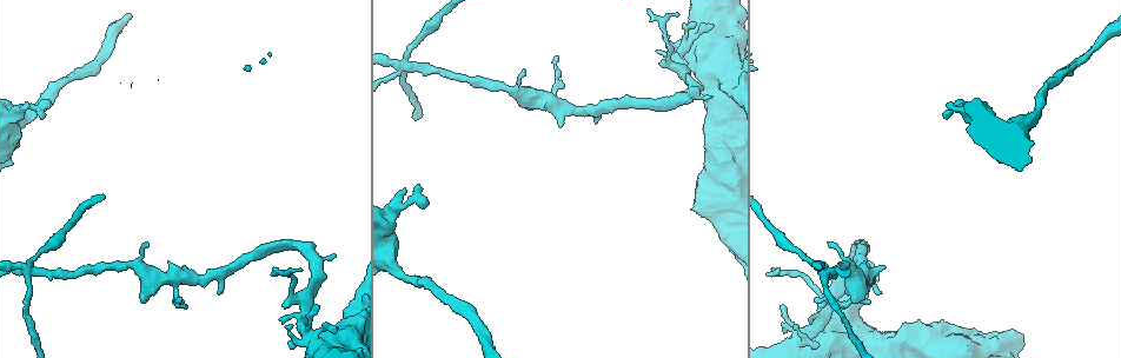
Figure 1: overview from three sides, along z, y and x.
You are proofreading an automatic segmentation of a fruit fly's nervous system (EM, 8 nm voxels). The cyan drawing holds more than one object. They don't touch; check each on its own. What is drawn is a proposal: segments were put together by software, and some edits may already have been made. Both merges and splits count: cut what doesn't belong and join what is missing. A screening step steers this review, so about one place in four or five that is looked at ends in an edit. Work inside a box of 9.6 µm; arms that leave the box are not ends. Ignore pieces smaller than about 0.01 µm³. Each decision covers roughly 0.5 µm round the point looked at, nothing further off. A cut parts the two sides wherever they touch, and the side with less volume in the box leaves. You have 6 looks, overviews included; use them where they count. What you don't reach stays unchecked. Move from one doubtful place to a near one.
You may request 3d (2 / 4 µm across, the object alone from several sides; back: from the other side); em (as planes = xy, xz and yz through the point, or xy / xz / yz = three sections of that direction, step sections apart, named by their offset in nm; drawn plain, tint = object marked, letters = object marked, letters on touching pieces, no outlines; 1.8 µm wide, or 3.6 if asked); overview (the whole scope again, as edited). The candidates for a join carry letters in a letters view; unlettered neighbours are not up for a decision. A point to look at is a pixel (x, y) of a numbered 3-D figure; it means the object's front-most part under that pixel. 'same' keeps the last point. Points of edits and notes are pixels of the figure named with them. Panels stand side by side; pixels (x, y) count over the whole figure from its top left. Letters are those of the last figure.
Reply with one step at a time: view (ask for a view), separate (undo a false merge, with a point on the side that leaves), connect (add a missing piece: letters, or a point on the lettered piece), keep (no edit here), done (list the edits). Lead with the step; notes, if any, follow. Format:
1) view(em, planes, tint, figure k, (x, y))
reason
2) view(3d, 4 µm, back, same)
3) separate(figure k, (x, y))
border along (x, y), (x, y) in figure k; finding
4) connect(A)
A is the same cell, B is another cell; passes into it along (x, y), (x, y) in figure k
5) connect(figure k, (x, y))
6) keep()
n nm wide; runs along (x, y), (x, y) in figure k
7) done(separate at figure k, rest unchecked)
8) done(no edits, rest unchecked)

view(3d, 4 µm, back, figure 1, (309, 336))
abrupt turn

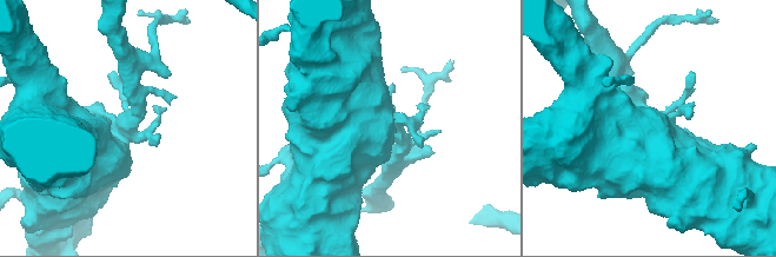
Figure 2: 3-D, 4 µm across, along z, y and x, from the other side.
view(em, 3.6 µm, planes, letters, figure 2, (125, 129))
need the tissue

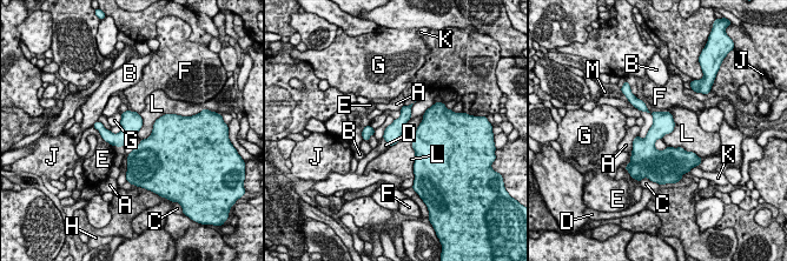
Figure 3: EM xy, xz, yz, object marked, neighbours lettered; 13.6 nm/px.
keep()
A, B, C, D, E, F, G, H, J, K, L and M are other cells; border along (423, 115), (412, 139), (412, 167) in figure 3; continuous, no second neuron

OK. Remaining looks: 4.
view(em, planes, plain, figure 1, (405, 64))
looks like a crossing

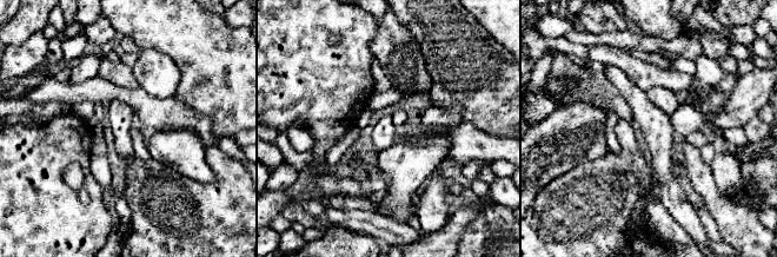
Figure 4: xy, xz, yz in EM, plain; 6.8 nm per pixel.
view(em, planes, letters, same)
see the neighbours

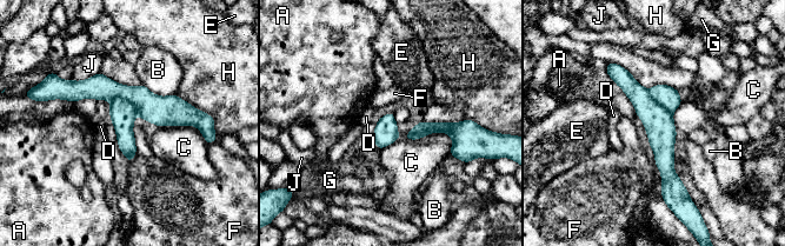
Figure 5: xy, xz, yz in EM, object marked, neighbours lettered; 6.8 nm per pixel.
separate(figure 5, (122, 114))
A, B, C, D, E, F, G, H and J are other cells; border along (111, 100), (124, 98), (137, 114) in figure 5; a second neuron is stuck on

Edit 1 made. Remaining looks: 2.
view(em, planes, letters, figure 1, (948, 103))
an open end

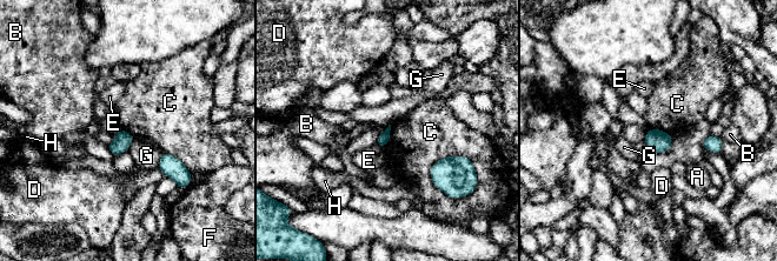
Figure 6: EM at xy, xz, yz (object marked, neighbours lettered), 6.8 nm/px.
keep()
A, B, C, D, E, F, G and H are other cells; border along (465, 155), (431, 167), (438, 189) in figure 6; none of them fits

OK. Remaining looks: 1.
done(separate at figure 5, rest unchecked)

